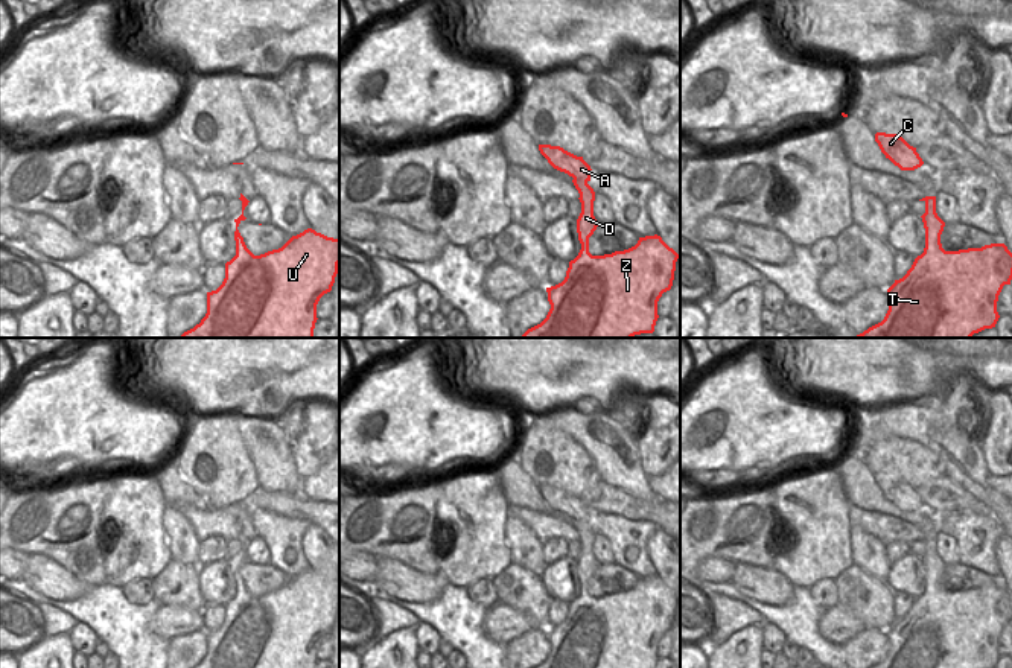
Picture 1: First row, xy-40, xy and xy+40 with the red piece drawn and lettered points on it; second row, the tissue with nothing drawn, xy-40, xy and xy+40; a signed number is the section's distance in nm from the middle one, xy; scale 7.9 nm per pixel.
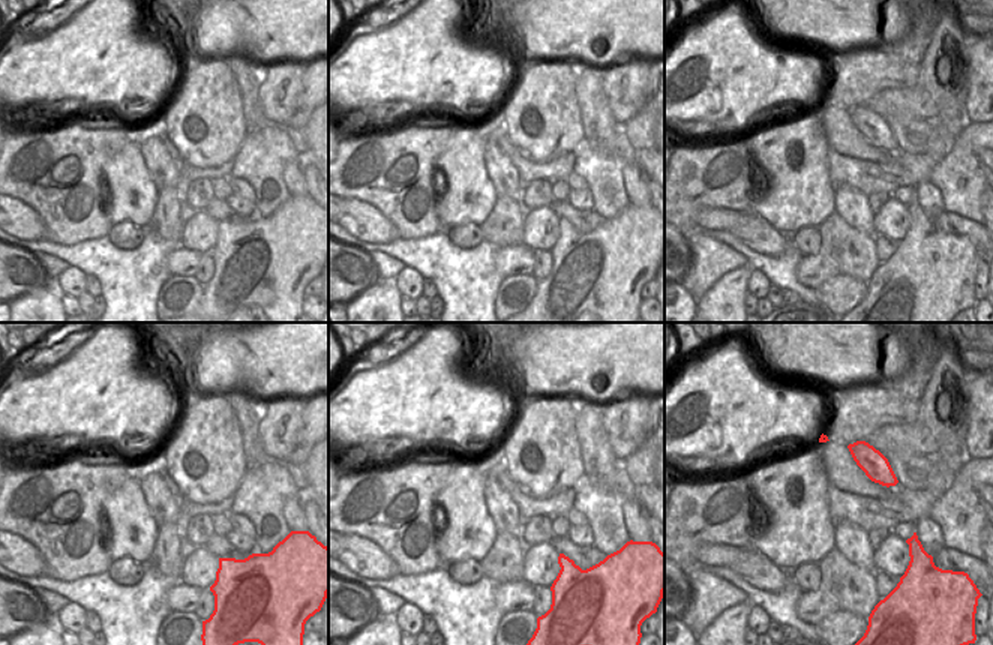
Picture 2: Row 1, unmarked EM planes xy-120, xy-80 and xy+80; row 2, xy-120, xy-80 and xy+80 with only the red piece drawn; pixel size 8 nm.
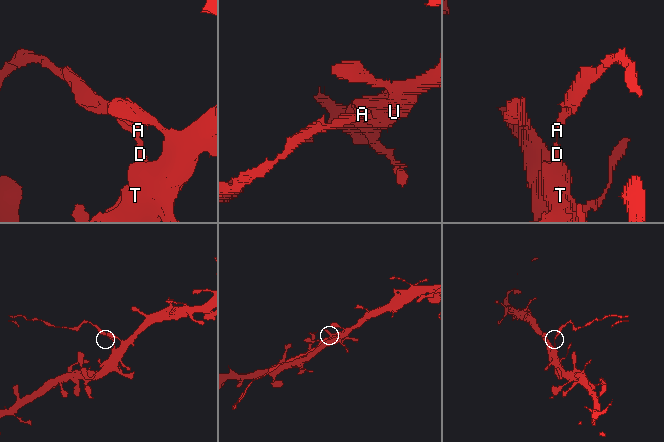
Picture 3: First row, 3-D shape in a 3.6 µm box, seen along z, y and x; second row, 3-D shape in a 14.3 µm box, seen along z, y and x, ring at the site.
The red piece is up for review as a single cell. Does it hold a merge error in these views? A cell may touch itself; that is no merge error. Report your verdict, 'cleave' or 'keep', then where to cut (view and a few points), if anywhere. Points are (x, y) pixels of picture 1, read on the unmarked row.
cleave; cut in xy along (574, 518), (586, 522)

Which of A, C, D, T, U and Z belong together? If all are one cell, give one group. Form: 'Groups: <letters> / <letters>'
Groups: A C / D T U Z

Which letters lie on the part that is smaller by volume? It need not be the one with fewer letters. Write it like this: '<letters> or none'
A, C

